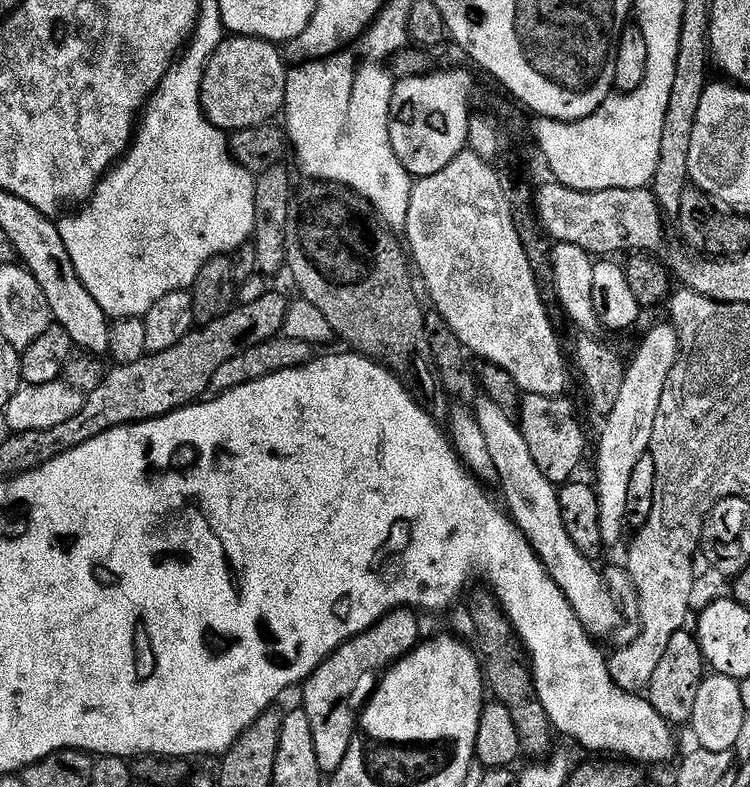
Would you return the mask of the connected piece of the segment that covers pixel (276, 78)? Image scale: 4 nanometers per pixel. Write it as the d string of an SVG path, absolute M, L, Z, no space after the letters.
M229 35L204 66L200 101L205 118L224 134L275 121L285 107L289 69L284 64L281 49L269 40Z

